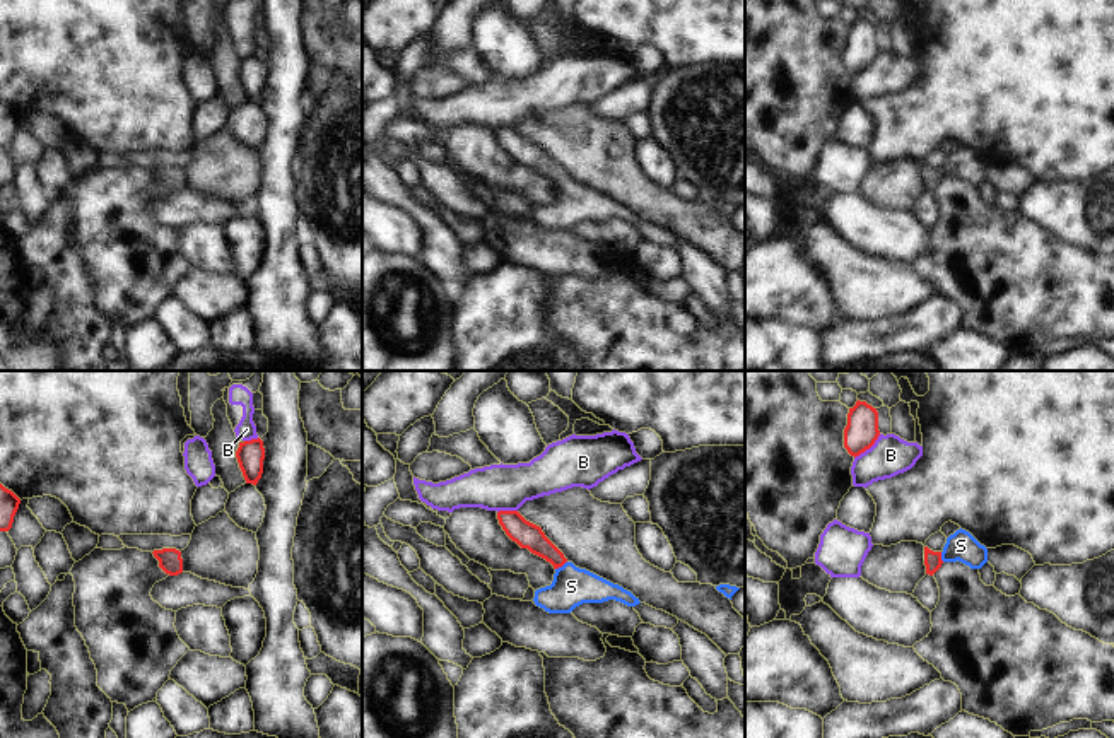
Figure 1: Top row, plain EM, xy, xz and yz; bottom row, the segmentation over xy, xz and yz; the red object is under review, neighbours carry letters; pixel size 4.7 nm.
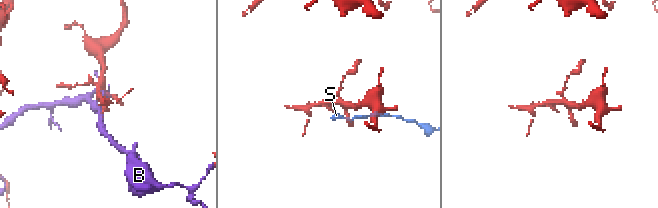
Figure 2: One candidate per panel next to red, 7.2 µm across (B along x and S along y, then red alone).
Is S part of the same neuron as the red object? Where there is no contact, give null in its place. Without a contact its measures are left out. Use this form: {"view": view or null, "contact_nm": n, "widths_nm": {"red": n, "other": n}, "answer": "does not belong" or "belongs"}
{"view": "xz", "contact_nm": 70, "widths_nm": {"red": 120, "other": 190}, "answer": "belongs"}

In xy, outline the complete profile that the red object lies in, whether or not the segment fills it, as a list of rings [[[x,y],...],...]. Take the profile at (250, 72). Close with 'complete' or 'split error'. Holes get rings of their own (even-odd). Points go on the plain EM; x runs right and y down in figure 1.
[[[258,55],[239,60],[236,75],[246,101],[256,102],[263,91],[263,77],[265,77],[263,58]]]; complete

